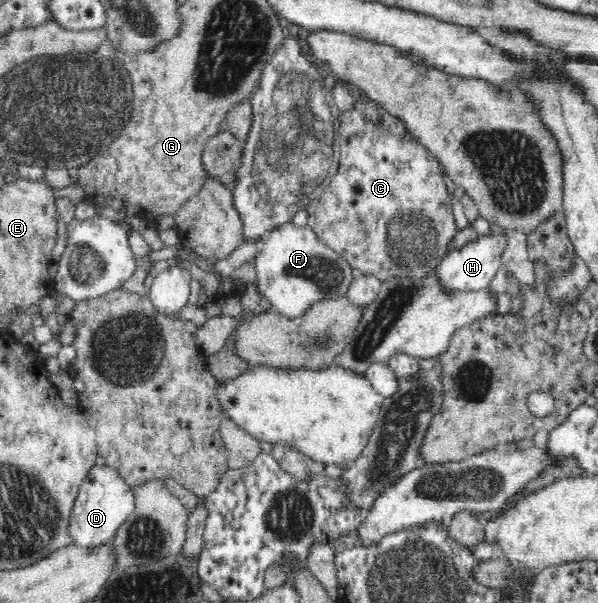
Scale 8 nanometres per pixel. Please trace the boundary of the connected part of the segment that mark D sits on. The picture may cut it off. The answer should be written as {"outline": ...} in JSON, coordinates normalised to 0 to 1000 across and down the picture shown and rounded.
{"outline":[[[157,771],[134,804],[130,823],[117,856],[117,884],[124,900],[144,907],[159,907],[171,900],[184,900],[194,881],[226,847],[226,823],[222,808],[207,791],[184,771]]]}

